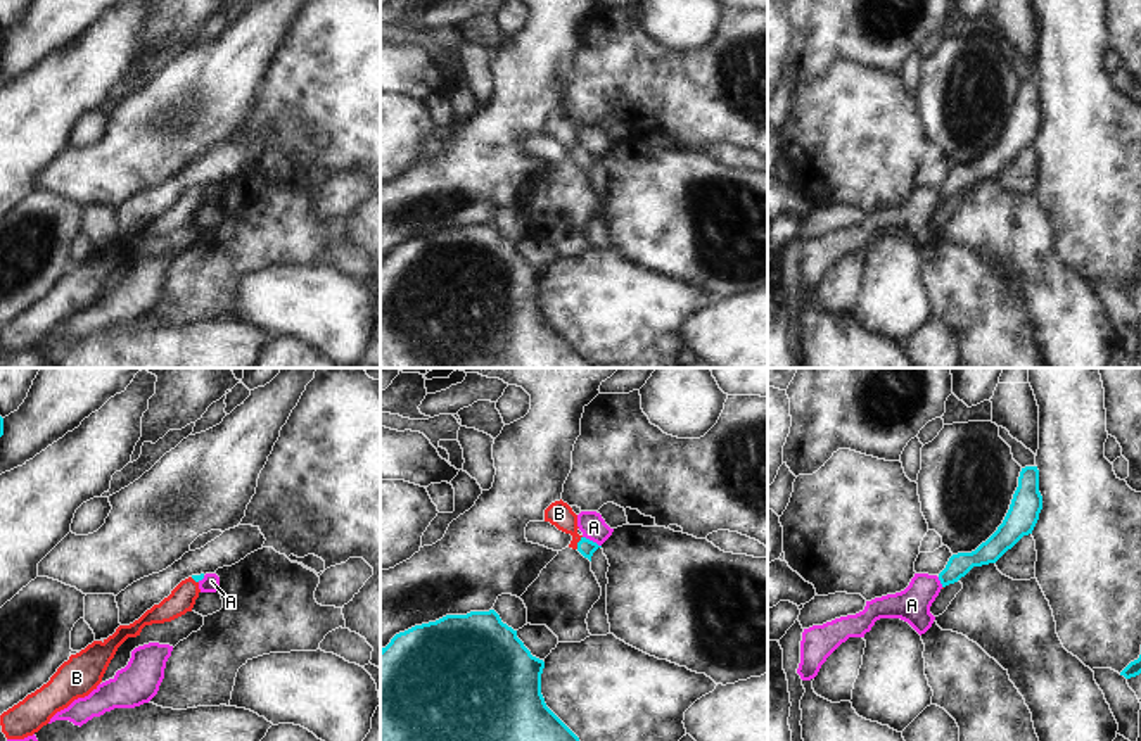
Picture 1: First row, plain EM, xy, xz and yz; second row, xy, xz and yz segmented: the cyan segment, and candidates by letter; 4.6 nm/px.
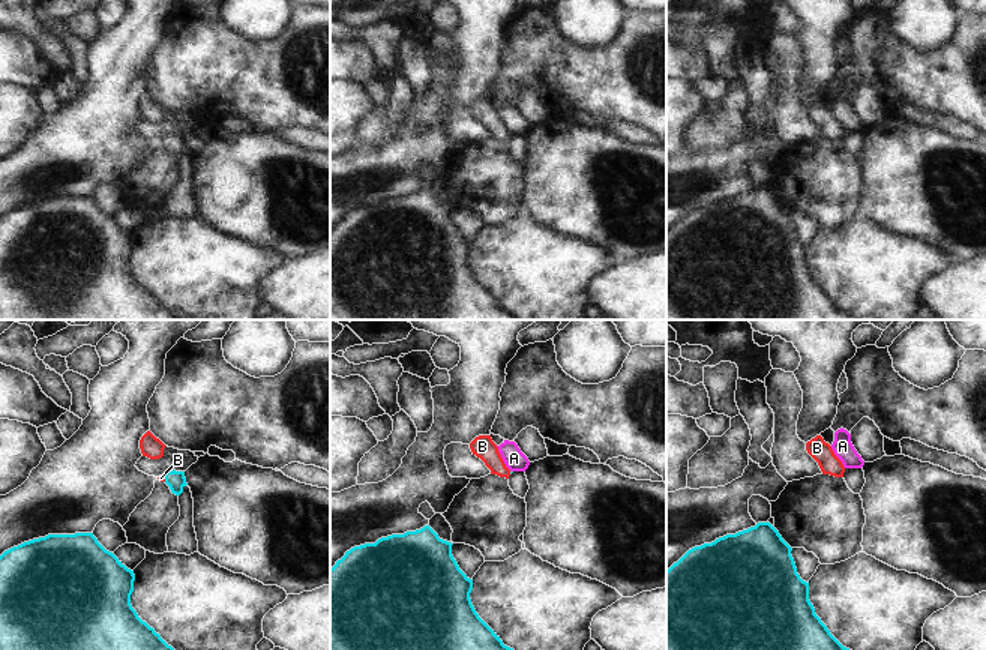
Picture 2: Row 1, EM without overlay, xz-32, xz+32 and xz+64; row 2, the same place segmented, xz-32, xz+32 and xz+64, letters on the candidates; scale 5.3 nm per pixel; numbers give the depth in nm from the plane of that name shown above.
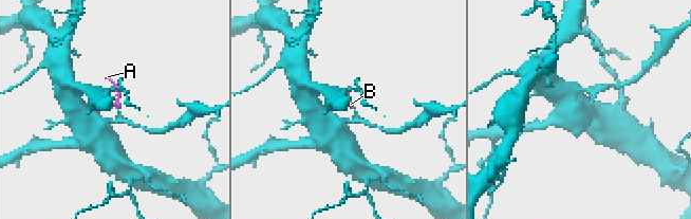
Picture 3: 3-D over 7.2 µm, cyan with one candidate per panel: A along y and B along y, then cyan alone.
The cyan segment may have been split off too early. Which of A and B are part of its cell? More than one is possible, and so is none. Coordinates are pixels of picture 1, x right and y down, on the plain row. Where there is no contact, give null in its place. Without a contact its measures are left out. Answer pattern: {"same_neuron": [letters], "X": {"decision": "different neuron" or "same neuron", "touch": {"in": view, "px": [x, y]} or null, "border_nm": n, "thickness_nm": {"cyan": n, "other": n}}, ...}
{"same_neuron": ["B"], "A": {"decision": "different neuron", "touch": {"in": "xz", "px": [592, 154]}, "border_nm": 100, "thickness_nm": {"cyan": 80, "other": 120}}, "B": {"decision": "same neuron", "touch": {"in": "xz", "px": [578, 156]}, "border_nm": 70, "thickness_nm": {"cyan": 80, "other": 120}}}

